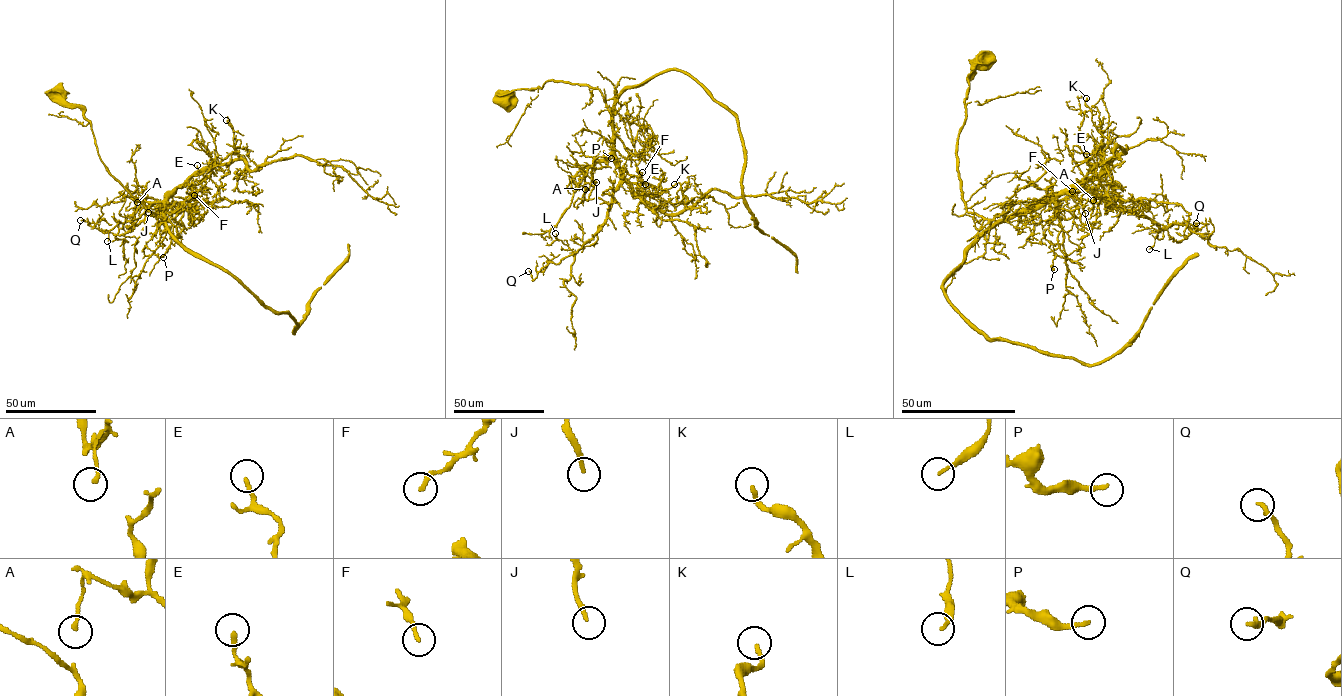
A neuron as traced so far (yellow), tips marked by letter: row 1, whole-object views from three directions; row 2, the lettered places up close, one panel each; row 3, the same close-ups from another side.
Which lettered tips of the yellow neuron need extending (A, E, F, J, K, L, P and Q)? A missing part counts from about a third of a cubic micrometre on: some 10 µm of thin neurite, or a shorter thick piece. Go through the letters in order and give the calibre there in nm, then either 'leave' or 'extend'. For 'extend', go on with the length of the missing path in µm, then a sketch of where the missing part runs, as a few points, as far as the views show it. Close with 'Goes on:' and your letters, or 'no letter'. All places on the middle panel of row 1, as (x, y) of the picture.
A: 180 nm | leave
E: 200 nm | leave
F: 220 nm | leave
J: 190 nm | leave
K: 200 nm | leave
L: 140 nm | leave
P: 200 nm | leave
Q: 240 nm | leave
Goes on: no letter

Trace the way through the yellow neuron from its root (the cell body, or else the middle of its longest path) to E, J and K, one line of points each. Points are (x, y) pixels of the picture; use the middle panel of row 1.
E: (503, 100), (551, 81), (597, 88), (611, 114), (617, 168), (630, 181), (645, 184)
J: (503, 100), (515, 90), (535, 89), (551, 81), (597, 88), (611, 114), (612, 151), (593, 166), (596, 182)
K: (503, 100), (551, 81), (597, 88), (611, 114), (614, 158), (631, 189), (674, 214), (686, 207), (674, 184)

